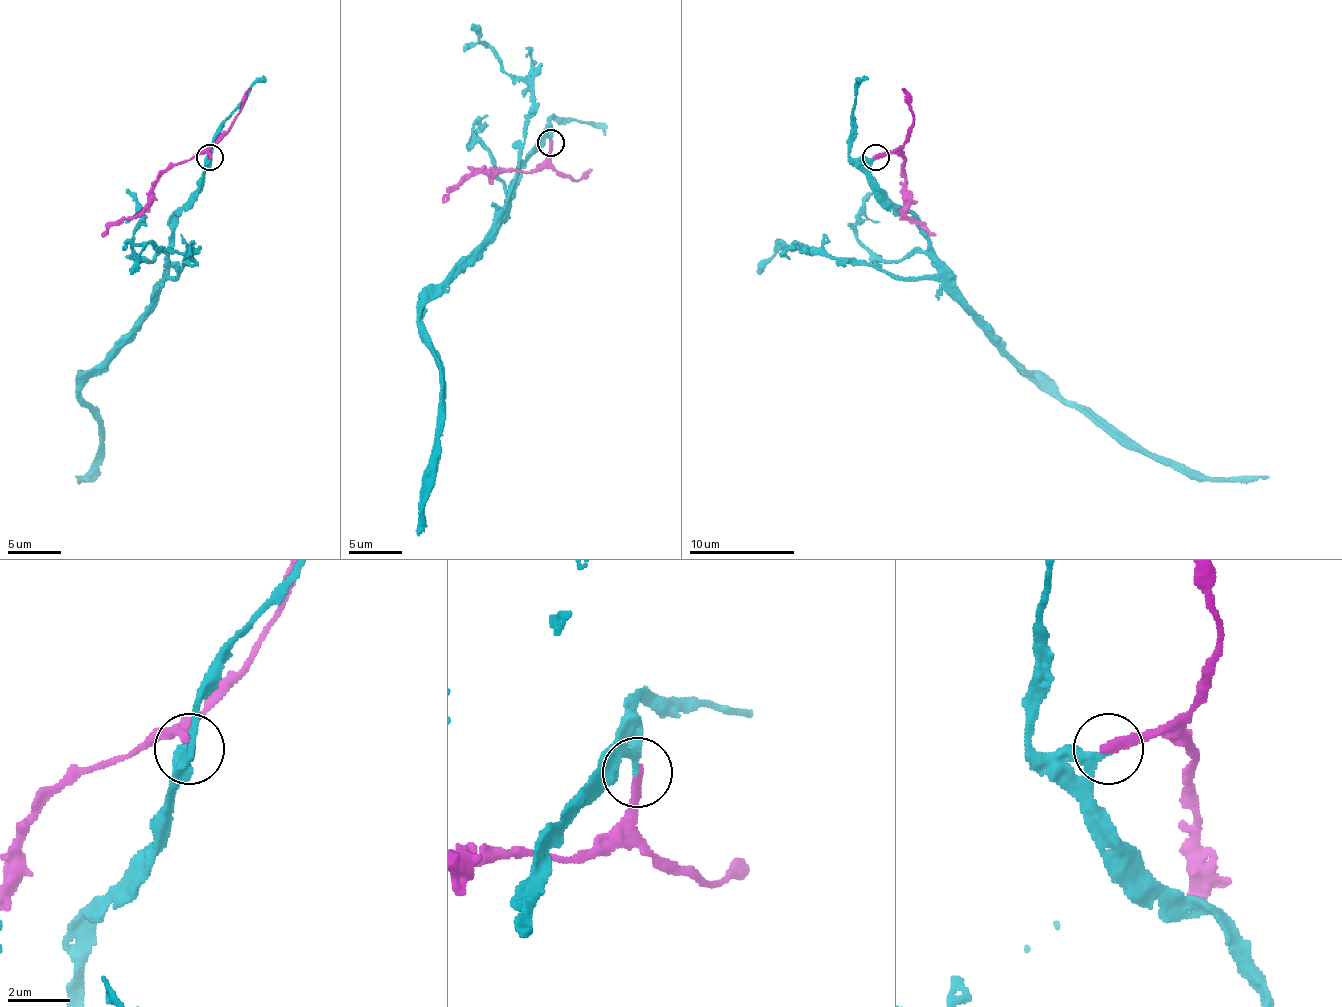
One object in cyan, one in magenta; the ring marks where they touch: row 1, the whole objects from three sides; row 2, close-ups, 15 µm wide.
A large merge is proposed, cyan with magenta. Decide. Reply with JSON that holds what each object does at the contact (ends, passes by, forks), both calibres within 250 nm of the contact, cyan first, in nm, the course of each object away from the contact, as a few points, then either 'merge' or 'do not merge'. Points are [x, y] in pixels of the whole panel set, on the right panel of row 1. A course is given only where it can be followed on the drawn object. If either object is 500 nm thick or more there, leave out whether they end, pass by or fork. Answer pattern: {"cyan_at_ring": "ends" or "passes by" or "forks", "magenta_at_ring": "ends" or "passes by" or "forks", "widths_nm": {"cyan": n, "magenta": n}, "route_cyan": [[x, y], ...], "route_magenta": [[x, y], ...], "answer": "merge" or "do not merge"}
{"cyan_at_ring": "ends", "magenta_at_ring": "ends", "widths_nm": {"cyan": 280, "magenta": 300}, "route_cyan": [[875, 158], [870, 179], [909, 213], [938, 282], [1039, 383], [1208, 478], [1269, 475]], "route_magenta": [[875, 158], [896, 152], [904, 160], [904, 213], [936, 235]], "answer": "merge"}

